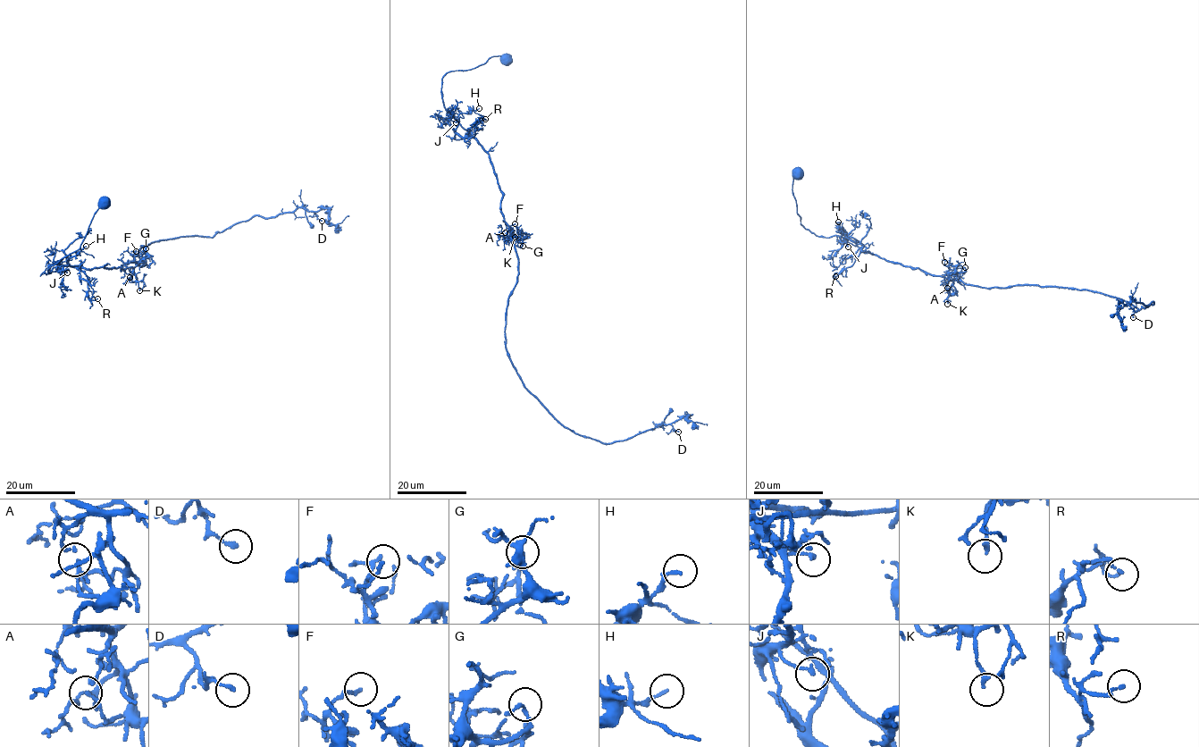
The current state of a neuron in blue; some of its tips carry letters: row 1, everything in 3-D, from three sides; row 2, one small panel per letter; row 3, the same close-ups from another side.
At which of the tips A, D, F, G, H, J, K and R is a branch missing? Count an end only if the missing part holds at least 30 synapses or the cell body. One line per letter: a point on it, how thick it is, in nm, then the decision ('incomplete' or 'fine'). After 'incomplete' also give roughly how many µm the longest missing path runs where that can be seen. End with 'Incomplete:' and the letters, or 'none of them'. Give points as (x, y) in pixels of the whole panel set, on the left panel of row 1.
A: (129, 277) | 160 nm | fine
D: (322, 221) | 160 nm | fine
F: (136, 251) | 130 nm | fine
G: (146, 248) | 160 nm | fine
H: (86, 246) | 110 nm | fine
J: (67, 272) | 170 nm | fine
K: (139, 290) | 130 nm | fine
R: (97, 298) | 150 nm | fine
Incomplete: none of them

